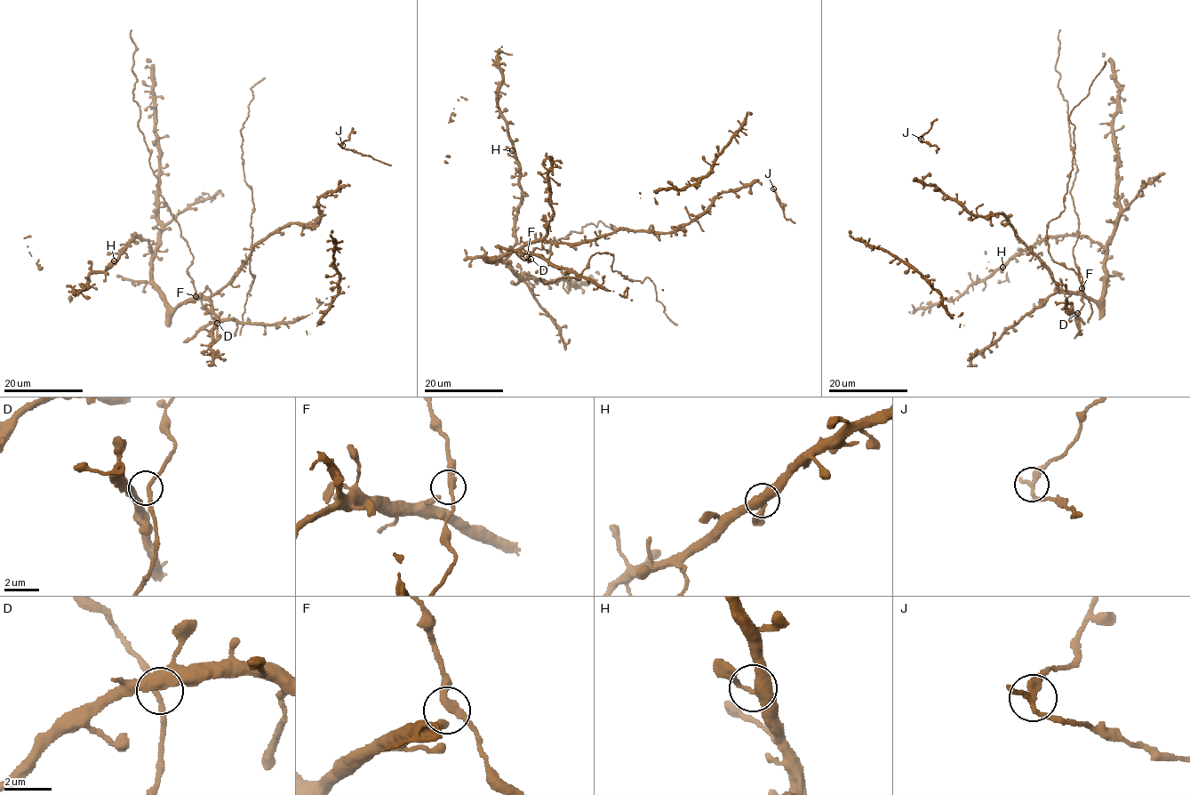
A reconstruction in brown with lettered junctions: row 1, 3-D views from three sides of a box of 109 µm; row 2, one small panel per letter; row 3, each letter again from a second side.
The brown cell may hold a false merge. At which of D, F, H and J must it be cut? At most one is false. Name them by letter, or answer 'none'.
J

